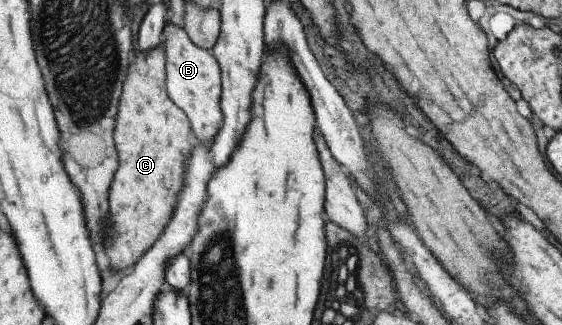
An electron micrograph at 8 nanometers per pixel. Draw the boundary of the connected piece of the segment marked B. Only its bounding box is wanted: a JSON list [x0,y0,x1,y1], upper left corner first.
[161,20,223,150]

